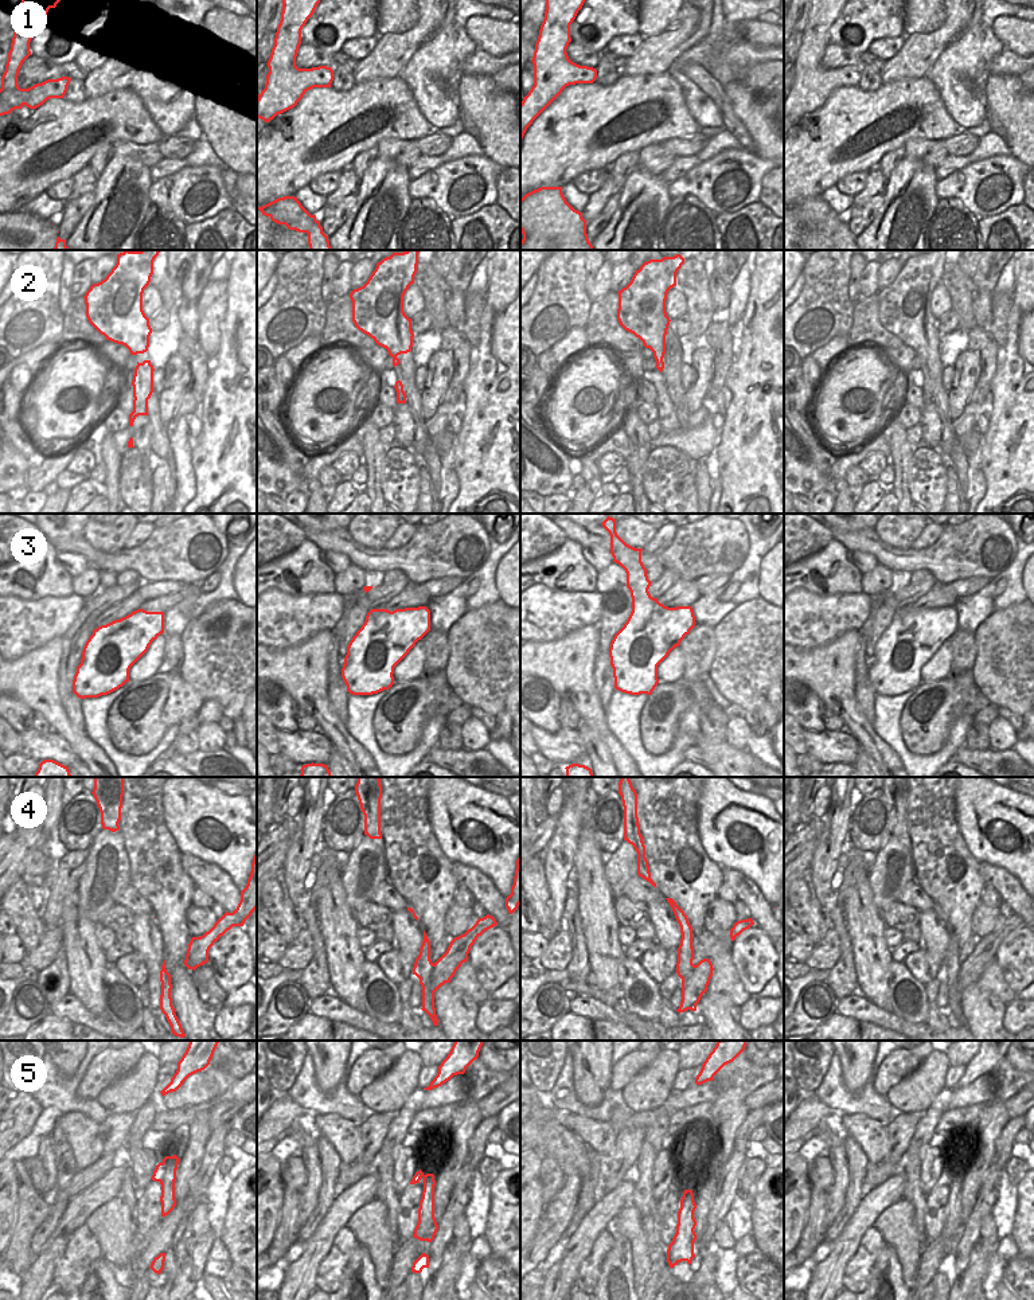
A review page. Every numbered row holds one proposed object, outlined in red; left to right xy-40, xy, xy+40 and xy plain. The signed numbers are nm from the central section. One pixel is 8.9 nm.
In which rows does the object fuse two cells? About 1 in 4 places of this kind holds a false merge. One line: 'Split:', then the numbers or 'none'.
Split: 4

